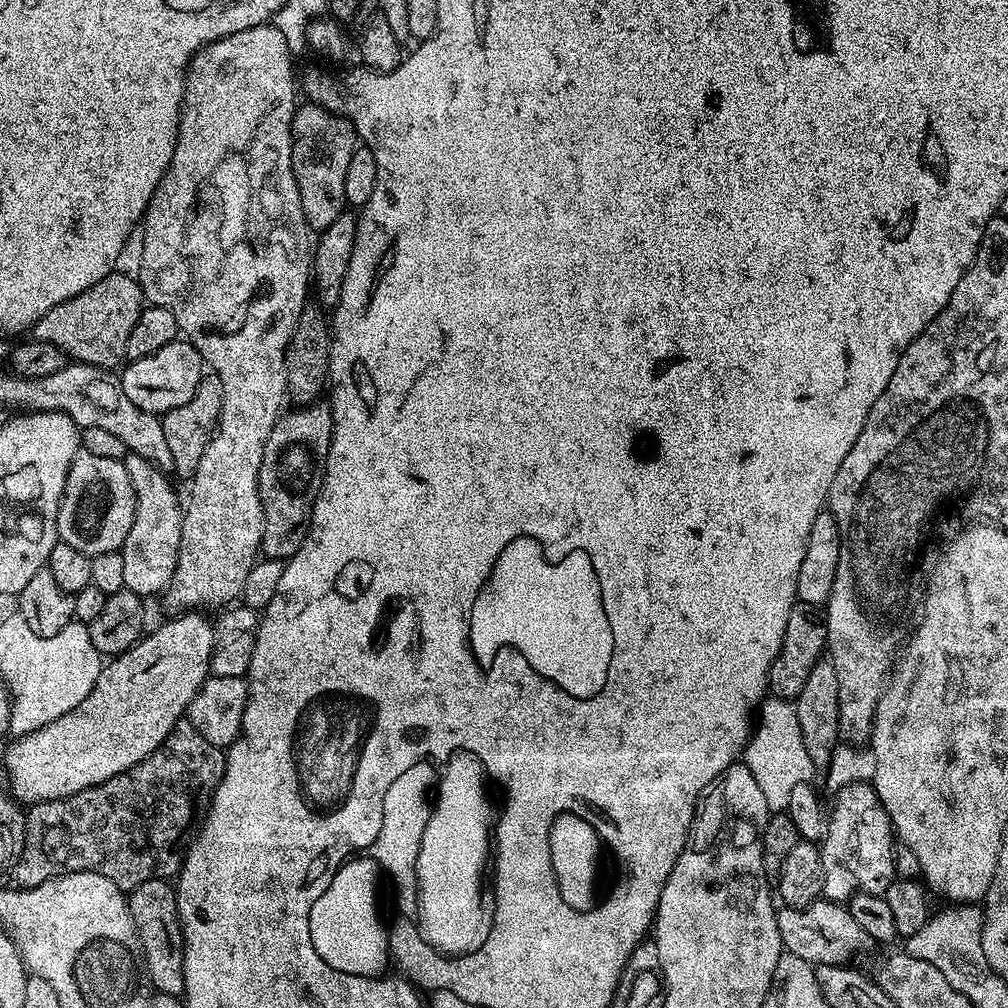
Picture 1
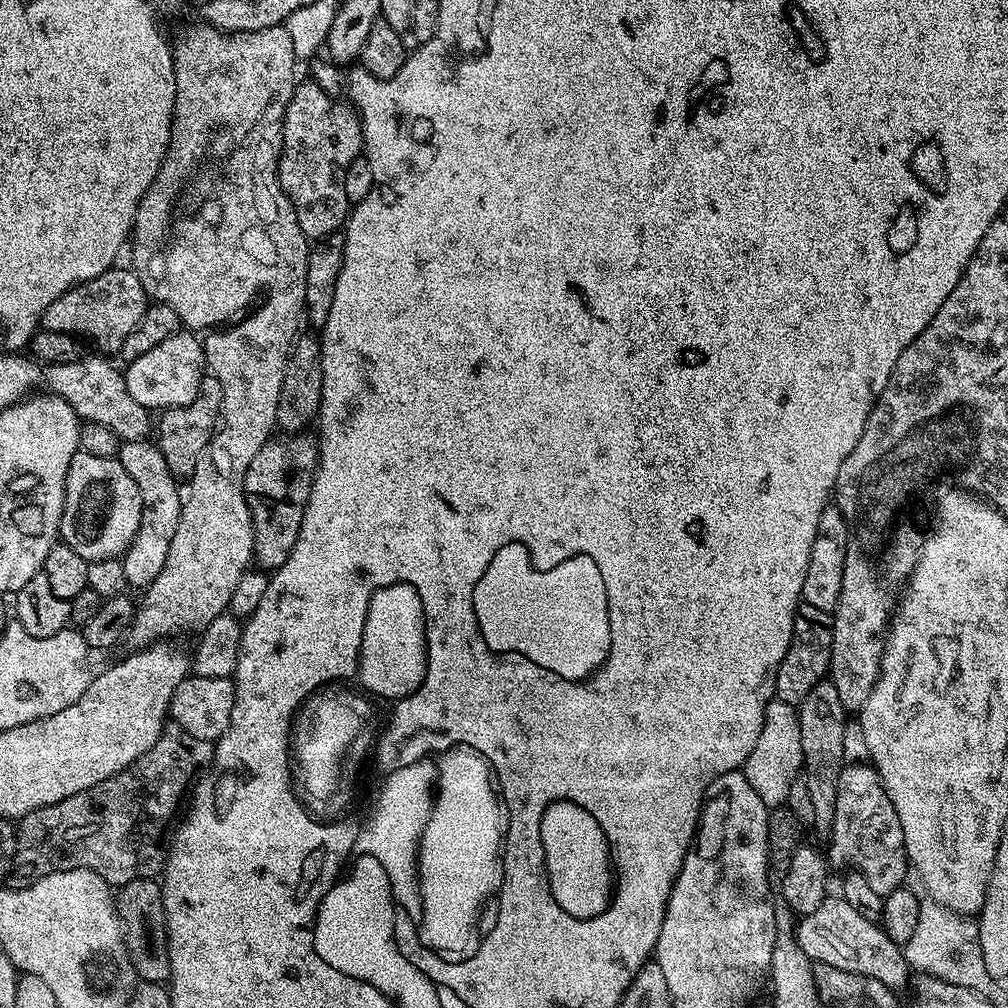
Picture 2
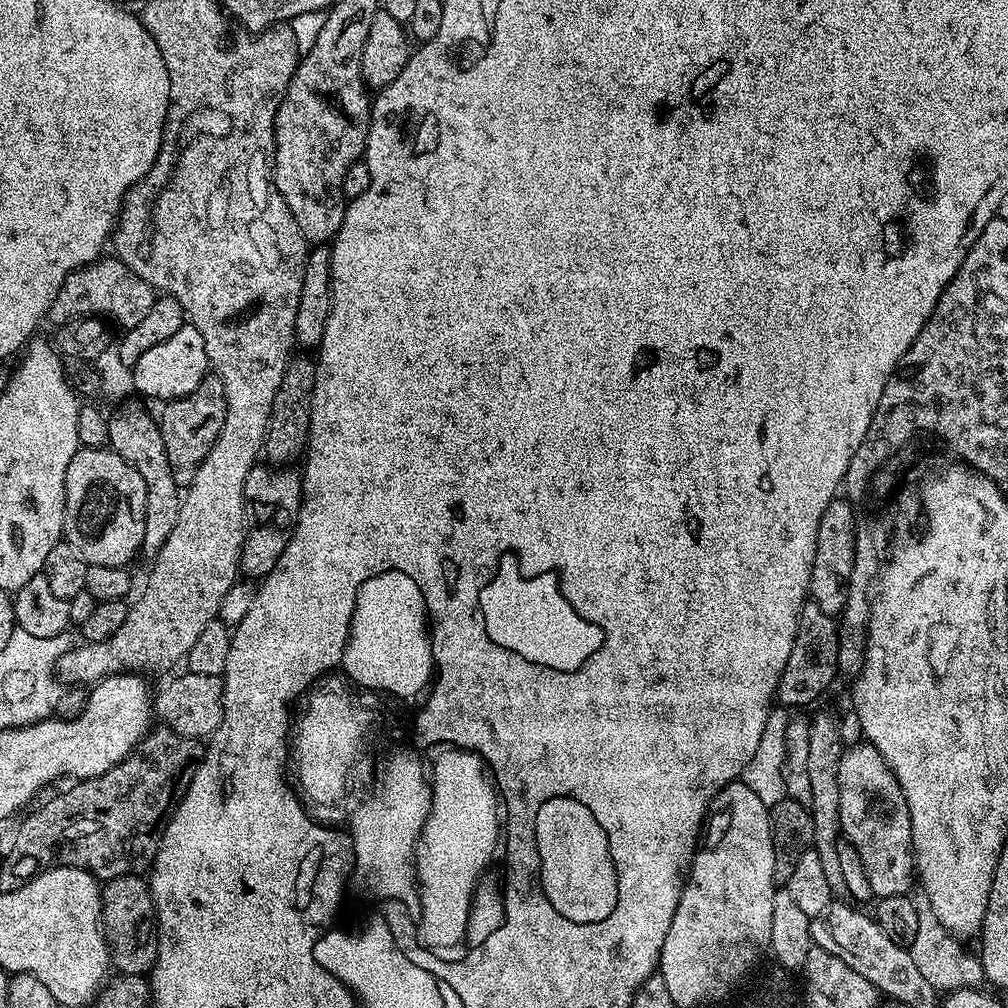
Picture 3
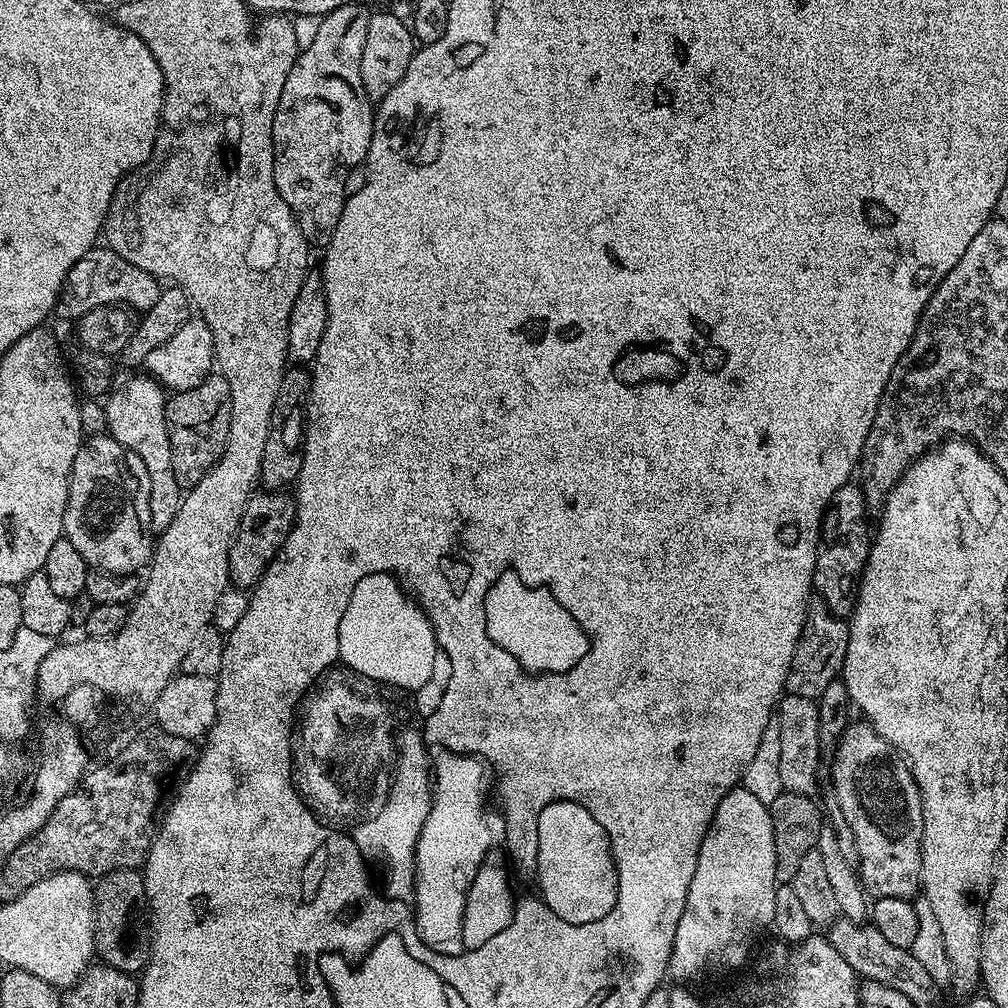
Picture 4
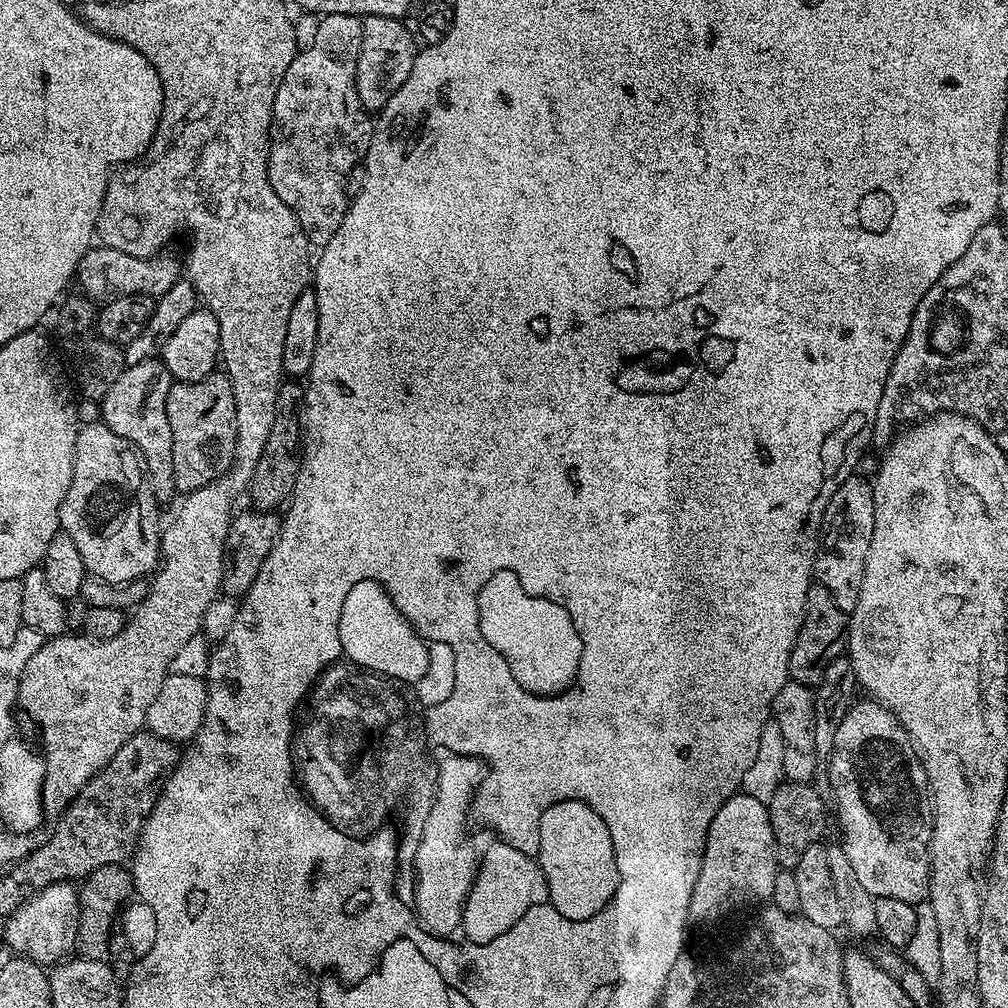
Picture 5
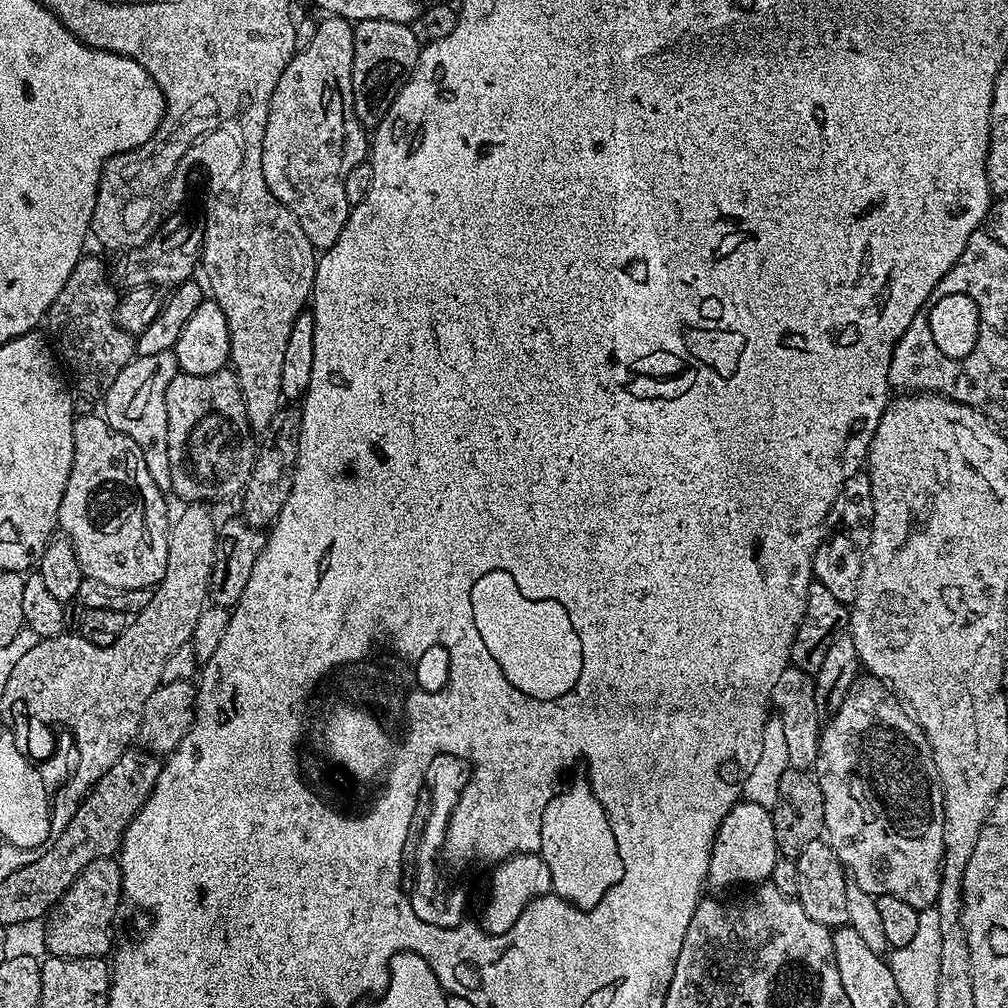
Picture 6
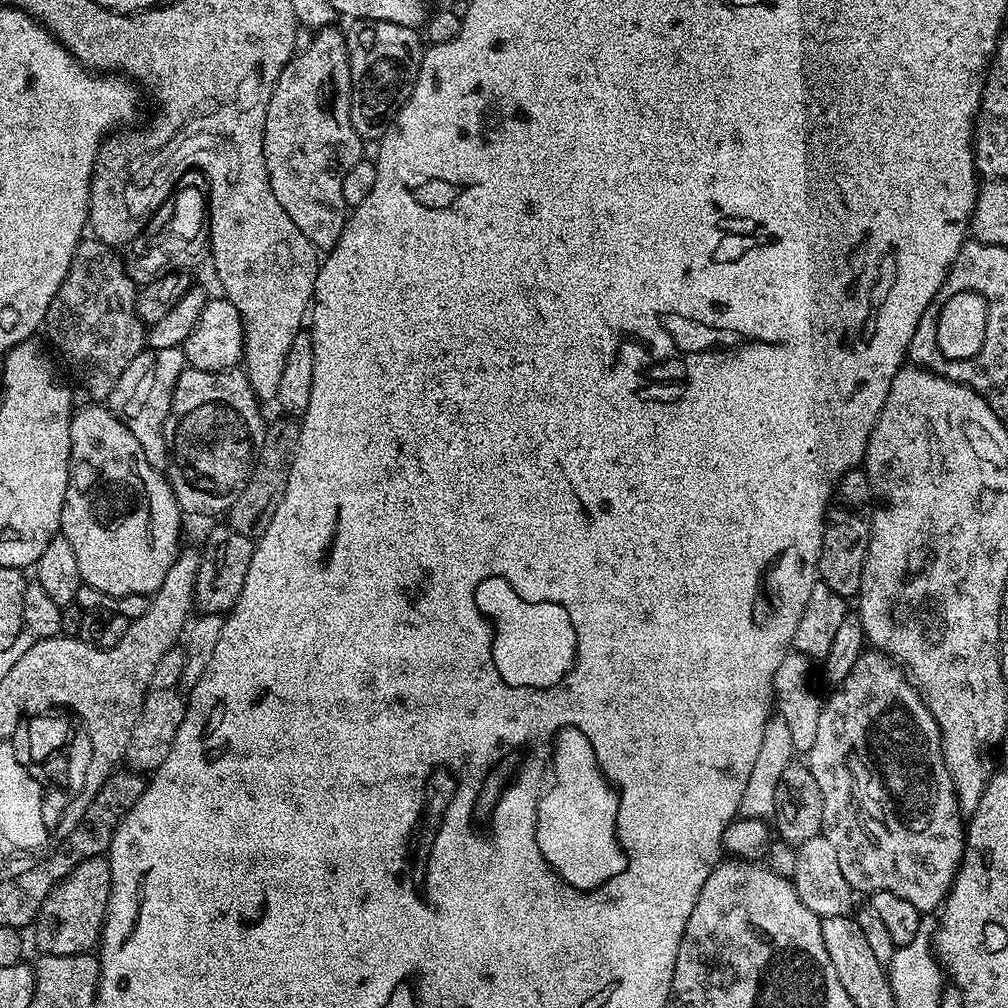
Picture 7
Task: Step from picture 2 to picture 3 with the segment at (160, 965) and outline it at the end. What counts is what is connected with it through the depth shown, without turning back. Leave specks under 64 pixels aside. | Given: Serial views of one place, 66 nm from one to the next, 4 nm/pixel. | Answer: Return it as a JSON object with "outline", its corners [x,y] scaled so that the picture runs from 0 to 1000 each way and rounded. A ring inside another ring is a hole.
{"outline":[[[142,868],[118,869],[102,878],[101,916],[114,963],[124,968],[150,965],[157,946],[155,900],[148,874]]]}

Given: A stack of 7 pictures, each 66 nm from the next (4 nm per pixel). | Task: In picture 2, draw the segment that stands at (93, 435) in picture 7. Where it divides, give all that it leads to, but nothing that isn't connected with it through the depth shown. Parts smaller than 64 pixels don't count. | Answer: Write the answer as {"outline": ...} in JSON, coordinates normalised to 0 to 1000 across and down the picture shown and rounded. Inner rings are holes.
{"outline":[[[75,447],[65,470],[63,509],[60,515],[59,535],[77,546],[77,550],[81,550],[81,554],[88,558],[114,556],[122,553],[123,547],[133,538],[133,530],[137,530],[137,518],[141,518],[141,490],[133,474],[129,474],[129,470],[121,466],[118,455],[97,454],[97,450]]]}

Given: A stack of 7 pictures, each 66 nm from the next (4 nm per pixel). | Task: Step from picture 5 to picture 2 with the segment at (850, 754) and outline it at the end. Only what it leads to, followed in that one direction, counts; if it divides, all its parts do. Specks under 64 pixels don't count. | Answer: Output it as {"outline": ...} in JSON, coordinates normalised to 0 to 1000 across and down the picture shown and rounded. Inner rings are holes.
{"outline":[[[842,757],[833,763],[827,815],[823,826],[825,842],[820,842],[819,849],[826,858],[841,857],[837,859],[844,859],[856,867],[859,875],[863,875],[863,880],[872,889],[878,890],[898,876],[903,858],[897,845],[895,815],[891,815],[891,804],[887,804],[887,796],[883,796],[869,763],[864,757],[856,757]]]}

